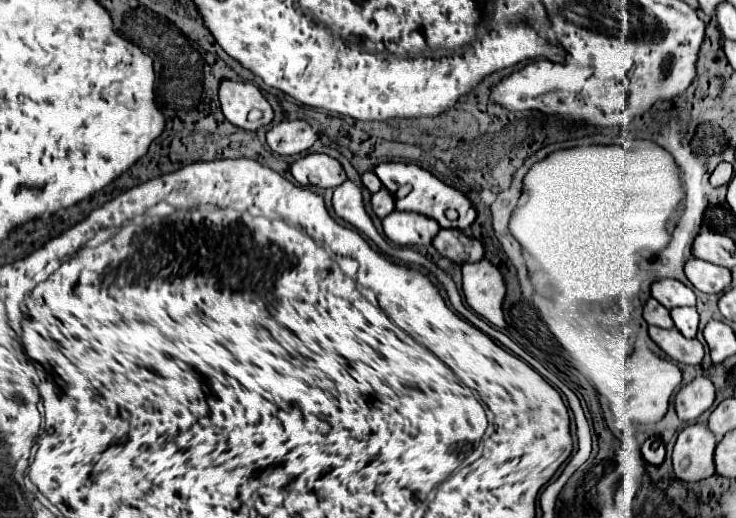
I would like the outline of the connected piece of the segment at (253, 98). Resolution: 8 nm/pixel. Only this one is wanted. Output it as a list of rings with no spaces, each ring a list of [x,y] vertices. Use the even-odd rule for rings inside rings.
[[[224,81],[220,85],[220,105],[224,111],[224,117],[246,131],[258,131],[260,127],[268,125],[274,119],[274,111],[270,103],[262,97],[260,89],[252,83],[234,83],[234,81]],[[252,109],[262,111],[260,121],[248,121],[248,113]]]

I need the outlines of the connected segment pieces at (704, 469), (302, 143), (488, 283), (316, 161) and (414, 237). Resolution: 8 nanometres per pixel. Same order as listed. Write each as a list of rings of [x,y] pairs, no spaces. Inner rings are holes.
[[[706,423],[686,425],[674,445],[674,473],[682,481],[702,481],[714,473],[716,439]]]
[[[284,121],[266,133],[266,143],[280,155],[300,155],[316,141],[318,133],[306,121]]]
[[[488,259],[462,265],[462,289],[466,303],[494,327],[504,329],[502,301],[506,295],[506,283],[496,265]]]
[[[310,153],[298,159],[290,167],[290,173],[300,185],[314,185],[324,189],[328,187],[334,189],[346,181],[346,173],[342,165],[330,155],[320,155],[320,153]]]
[[[392,211],[382,219],[382,227],[394,245],[430,245],[440,231],[434,219],[410,211]]]

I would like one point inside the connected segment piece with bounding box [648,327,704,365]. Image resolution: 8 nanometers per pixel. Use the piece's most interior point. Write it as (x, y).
(690, 351)

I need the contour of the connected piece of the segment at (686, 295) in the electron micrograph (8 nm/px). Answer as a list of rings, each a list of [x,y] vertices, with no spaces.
[[[660,279],[660,281],[652,283],[652,297],[668,309],[696,305],[694,291],[676,279]]]

